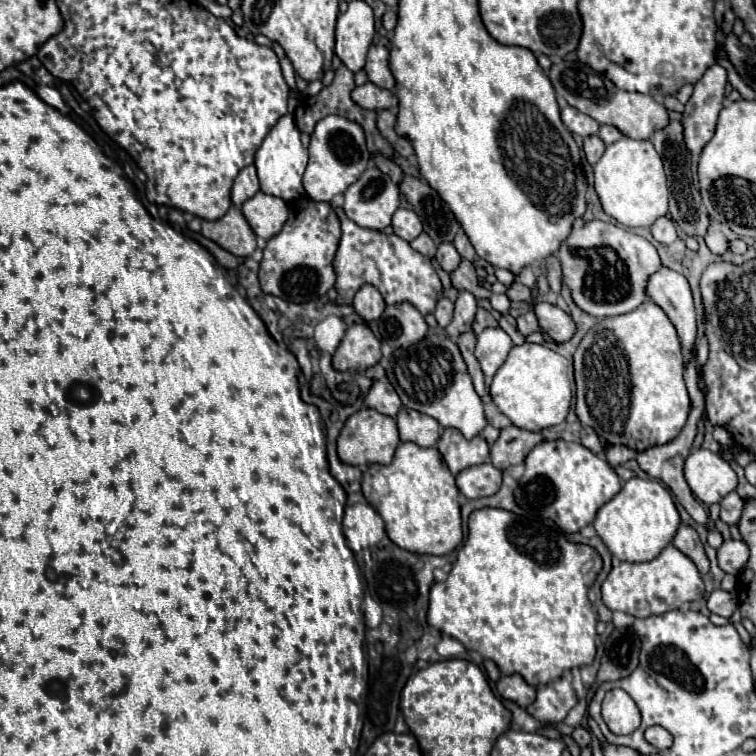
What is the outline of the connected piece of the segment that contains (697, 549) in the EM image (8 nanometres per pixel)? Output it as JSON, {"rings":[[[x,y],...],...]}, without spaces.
{"rings":[[[682,523],[682,525],[678,527],[678,533],[674,535],[672,543],[696,563],[696,567],[698,567],[698,571],[700,571],[702,575],[708,573],[708,569],[710,569],[708,557],[706,557],[706,551],[704,551],[704,547],[702,547],[702,543],[700,543],[700,537],[698,537],[698,533],[696,533],[694,527]]]}

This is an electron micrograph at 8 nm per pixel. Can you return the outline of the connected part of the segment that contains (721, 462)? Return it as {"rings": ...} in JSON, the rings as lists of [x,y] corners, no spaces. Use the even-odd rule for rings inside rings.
{"rings":[[[708,449],[692,451],[686,457],[684,477],[692,493],[706,505],[720,503],[722,497],[732,493],[738,485],[738,477],[730,463]]]}

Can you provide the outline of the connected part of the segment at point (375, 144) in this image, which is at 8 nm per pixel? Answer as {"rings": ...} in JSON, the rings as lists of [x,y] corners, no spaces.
{"rings":[[[340,65],[338,69],[336,69],[336,77],[334,77],[334,81],[328,85],[328,87],[324,87],[318,95],[314,95],[314,97],[302,97],[300,101],[298,101],[298,107],[294,109],[294,119],[296,119],[296,127],[300,129],[300,131],[304,131],[304,133],[312,133],[314,131],[314,125],[322,119],[322,117],[326,117],[326,115],[342,115],[342,117],[346,117],[346,119],[352,119],[352,121],[358,121],[362,127],[364,127],[364,133],[366,133],[366,141],[368,141],[368,149],[372,151],[372,153],[376,153],[376,151],[380,151],[380,153],[384,153],[384,155],[388,155],[388,157],[392,157],[392,147],[390,147],[390,143],[382,137],[382,133],[378,133],[378,127],[376,127],[376,111],[368,111],[368,109],[362,109],[358,103],[354,103],[352,101],[352,97],[350,97],[350,93],[352,93],[352,89],[354,89],[356,85],[354,85],[354,73],[350,71],[350,69],[346,69],[344,65]]]}

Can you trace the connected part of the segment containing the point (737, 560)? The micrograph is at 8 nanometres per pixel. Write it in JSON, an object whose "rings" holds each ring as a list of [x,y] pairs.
{"rings":[[[728,539],[718,549],[718,563],[726,573],[738,575],[744,569],[746,561],[748,561],[748,553],[750,553],[750,549],[744,541]]]}

